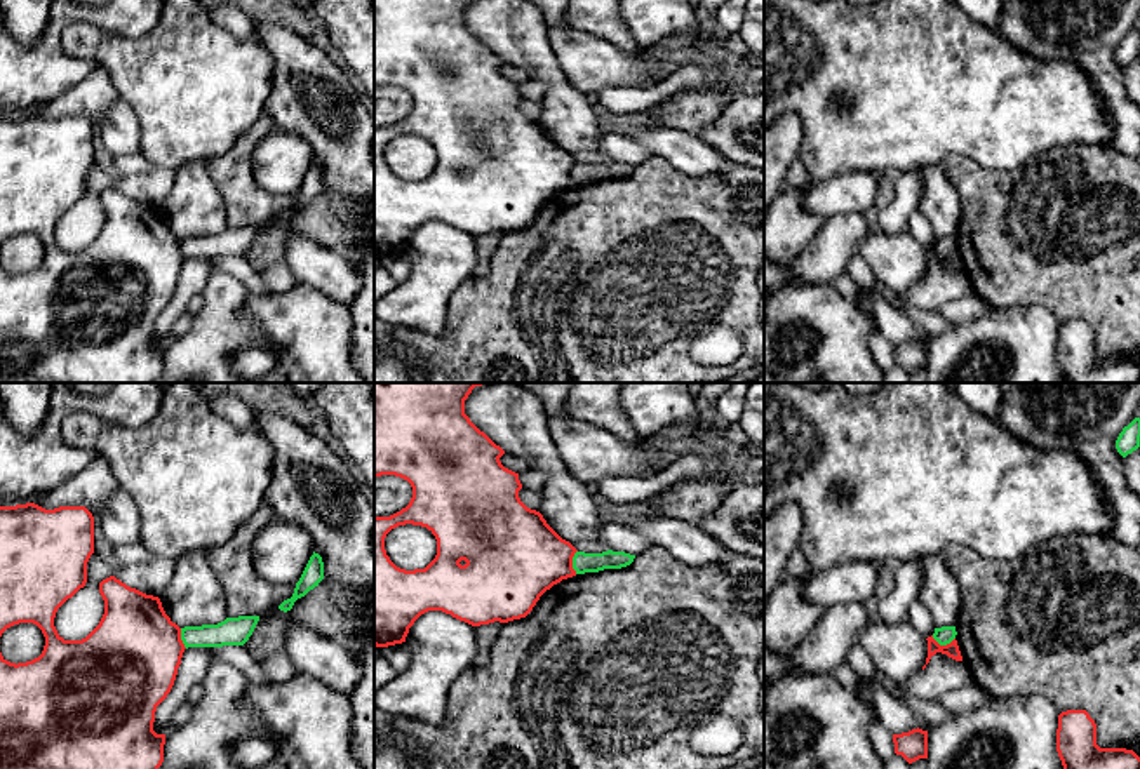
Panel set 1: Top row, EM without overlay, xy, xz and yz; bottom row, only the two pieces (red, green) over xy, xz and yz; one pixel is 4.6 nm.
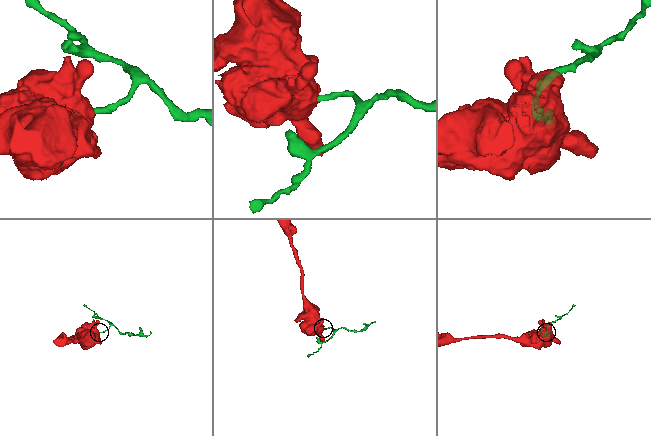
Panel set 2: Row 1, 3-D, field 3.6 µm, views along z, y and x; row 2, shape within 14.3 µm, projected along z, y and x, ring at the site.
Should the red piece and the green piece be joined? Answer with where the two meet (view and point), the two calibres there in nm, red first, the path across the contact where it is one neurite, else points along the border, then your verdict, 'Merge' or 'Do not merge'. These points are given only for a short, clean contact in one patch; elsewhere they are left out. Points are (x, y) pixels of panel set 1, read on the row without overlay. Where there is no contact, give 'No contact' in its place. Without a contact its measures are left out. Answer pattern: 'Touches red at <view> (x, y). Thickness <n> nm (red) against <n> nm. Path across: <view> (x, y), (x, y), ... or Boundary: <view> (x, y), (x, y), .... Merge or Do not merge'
Touches red at yz (944, 256). Thickness 70 nm (red) against 90 nm. Boundary: yz (932, 246), (940, 254), (949, 254), (954, 249). Do not merge

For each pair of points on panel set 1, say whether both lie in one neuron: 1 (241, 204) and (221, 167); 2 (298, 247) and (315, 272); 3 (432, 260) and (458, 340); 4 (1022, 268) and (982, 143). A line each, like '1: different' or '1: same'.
1: same
2: same
3: different
4: different

